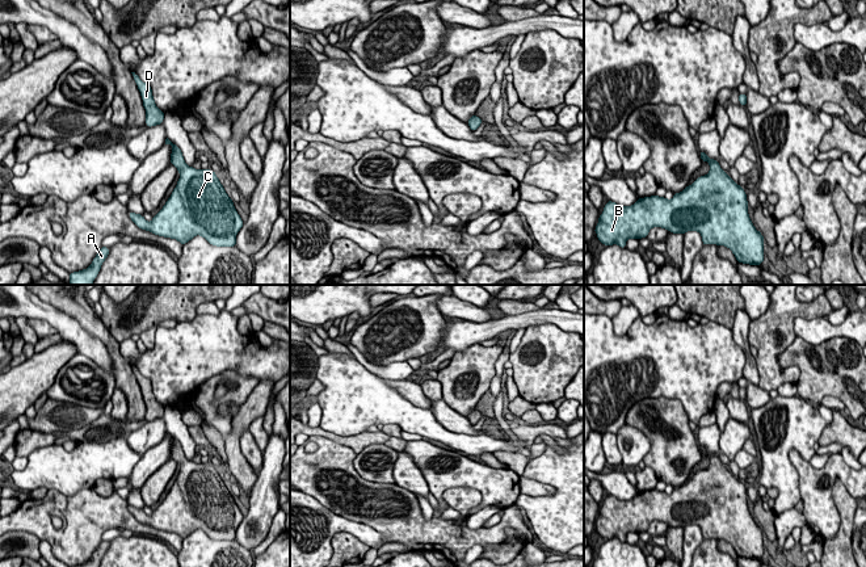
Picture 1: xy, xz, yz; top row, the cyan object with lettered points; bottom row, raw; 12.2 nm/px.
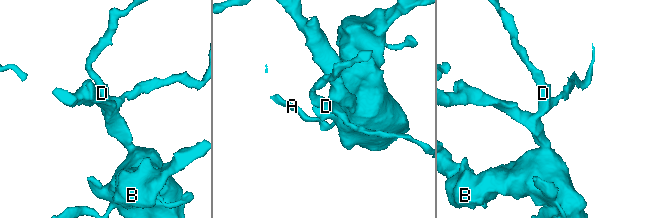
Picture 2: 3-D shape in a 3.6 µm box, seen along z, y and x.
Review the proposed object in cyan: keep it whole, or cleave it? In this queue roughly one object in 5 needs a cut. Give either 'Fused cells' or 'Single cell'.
Single cell

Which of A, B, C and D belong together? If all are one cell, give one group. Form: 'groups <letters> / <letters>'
groups A B C D

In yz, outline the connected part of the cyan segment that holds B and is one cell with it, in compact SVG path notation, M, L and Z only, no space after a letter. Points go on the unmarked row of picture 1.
M699 445L702 455L710 458L710 466L699 470L691 479L682 486L674 487L672 494L651 490L638 492L632 500L619 500L608 495L598 517L594 522L598 536L605 539L618 538L626 542L629 533L647 532L652 521L661 521L673 528L698 525L703 539L724 539L732 545L737 556L760 559L764 556L764 529L756 524L749 508L747 487L743 480L736 478L719 459L718 454L710 453Z

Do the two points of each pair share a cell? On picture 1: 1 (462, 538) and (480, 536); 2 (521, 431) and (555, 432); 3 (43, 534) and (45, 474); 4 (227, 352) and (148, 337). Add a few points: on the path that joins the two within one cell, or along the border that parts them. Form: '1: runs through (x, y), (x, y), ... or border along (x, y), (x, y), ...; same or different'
1: runs through (466, 538), (476, 537); same
2: runs through (529, 431), (547, 429); same
3: border along (80, 488), (71, 495), (49, 490); different
4: border along (158, 327), (155, 344), (147, 349); different

